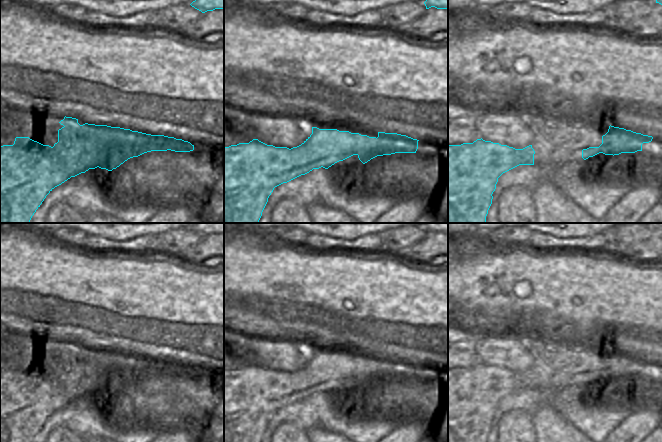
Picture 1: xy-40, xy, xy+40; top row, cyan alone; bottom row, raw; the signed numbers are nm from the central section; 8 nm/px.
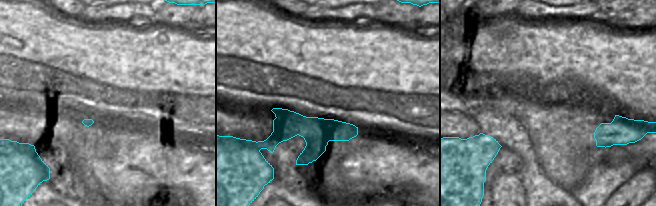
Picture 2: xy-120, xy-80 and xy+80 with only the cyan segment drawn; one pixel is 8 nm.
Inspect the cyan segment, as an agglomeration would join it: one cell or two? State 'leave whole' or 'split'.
leave whole

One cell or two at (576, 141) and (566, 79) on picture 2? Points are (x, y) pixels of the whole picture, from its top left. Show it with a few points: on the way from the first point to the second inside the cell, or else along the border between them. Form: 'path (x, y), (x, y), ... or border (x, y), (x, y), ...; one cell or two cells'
border (577, 95), (583, 98), (590, 98), (599, 104); two cells

